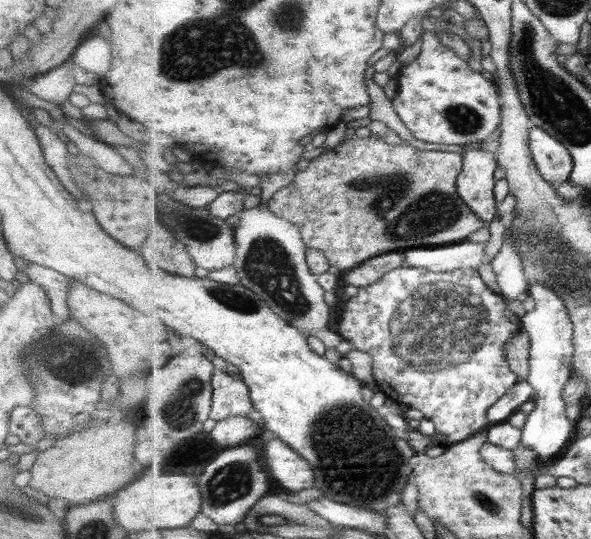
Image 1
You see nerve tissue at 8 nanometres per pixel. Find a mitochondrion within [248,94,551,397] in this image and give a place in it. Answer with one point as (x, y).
(446, 325)

